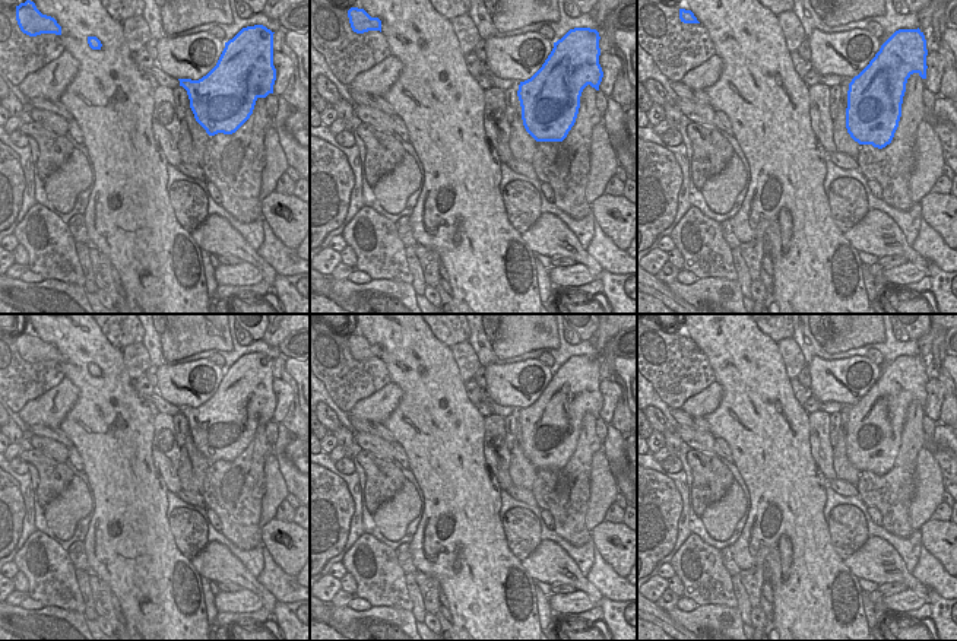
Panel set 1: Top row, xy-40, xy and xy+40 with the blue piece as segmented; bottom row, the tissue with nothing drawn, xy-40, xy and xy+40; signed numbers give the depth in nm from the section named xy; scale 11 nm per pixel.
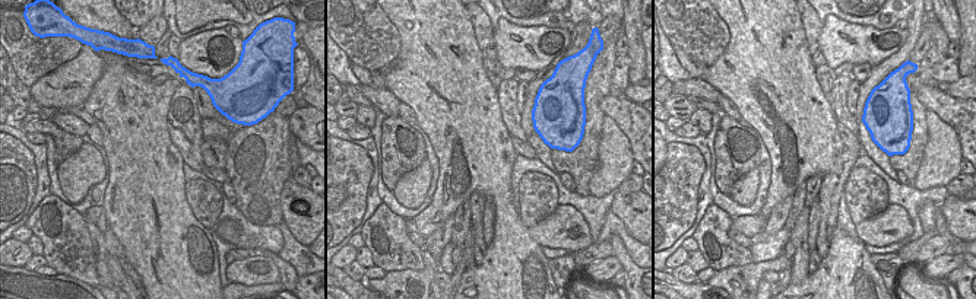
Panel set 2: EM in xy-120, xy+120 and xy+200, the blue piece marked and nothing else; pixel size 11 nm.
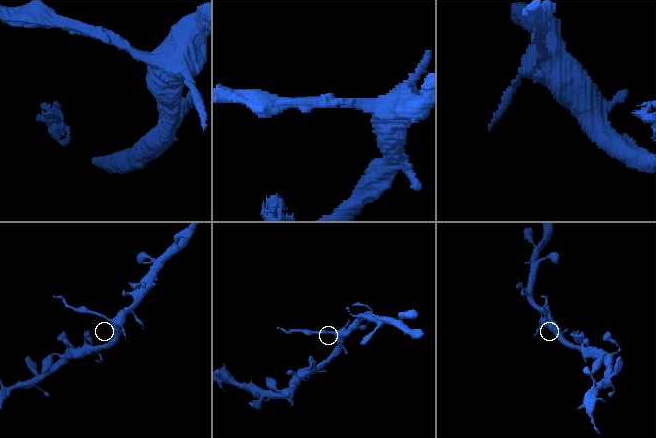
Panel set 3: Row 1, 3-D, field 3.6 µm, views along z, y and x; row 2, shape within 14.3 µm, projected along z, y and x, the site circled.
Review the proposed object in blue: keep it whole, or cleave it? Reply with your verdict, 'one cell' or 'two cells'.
two cells

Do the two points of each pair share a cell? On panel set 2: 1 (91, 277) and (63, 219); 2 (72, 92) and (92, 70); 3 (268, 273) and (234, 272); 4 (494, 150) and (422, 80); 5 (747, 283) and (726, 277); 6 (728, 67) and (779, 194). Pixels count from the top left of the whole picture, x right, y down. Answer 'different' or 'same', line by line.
1: same
2: same
3: same
4: same
5: same
6: same

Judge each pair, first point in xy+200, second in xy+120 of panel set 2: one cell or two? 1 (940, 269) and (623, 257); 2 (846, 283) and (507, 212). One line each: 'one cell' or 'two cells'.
1: two cells
2: one cell

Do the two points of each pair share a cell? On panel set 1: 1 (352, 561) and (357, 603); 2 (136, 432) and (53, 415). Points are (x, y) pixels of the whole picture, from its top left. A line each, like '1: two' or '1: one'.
1: two
2: two

